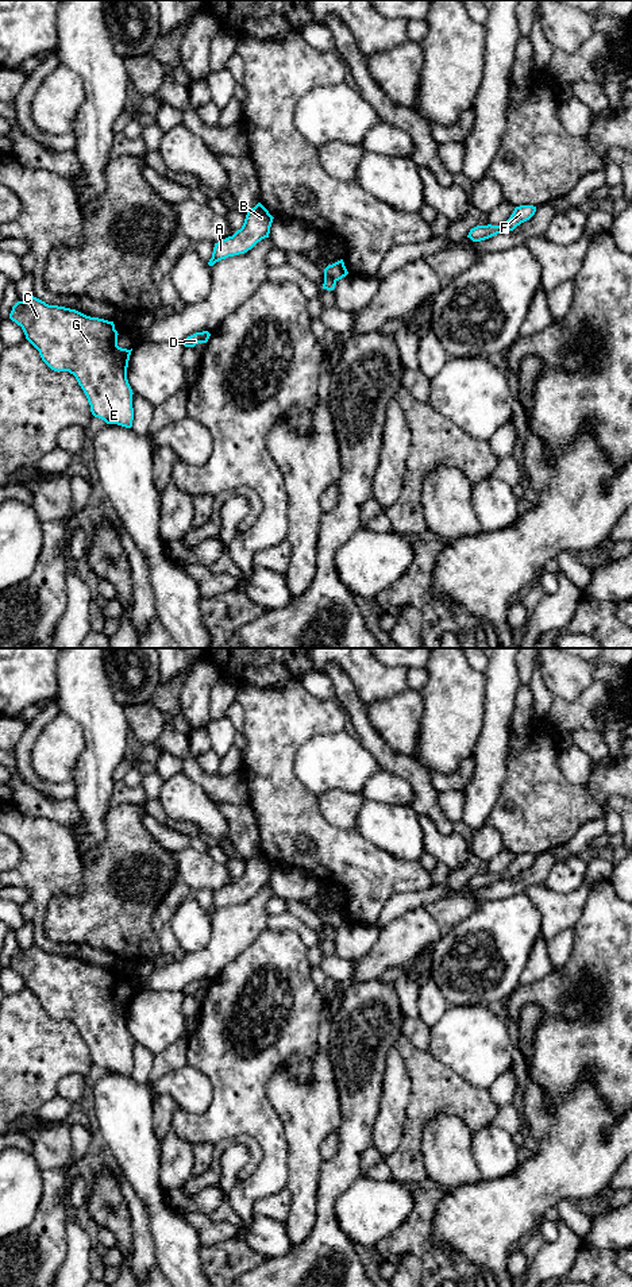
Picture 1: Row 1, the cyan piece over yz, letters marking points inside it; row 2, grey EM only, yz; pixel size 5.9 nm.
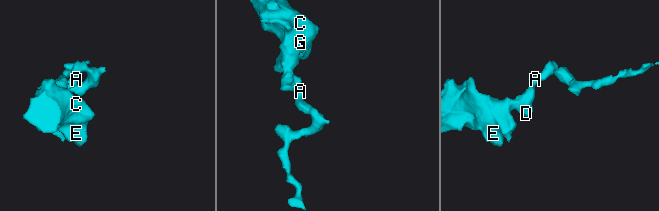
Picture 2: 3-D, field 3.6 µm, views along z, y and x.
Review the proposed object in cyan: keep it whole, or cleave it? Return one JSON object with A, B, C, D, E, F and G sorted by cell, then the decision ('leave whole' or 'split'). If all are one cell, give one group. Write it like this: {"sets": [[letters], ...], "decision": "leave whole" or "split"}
{"sets": [["A", "B", "C", "D", "E", "G"], ["F"]], "decision": "split"}

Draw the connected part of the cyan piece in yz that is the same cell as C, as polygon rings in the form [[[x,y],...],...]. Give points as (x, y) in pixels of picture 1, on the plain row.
[[[31,945],[18,949],[9,967],[22,975],[26,987],[39,999],[42,1009],[54,1020],[69,1020],[84,1039],[90,1060],[107,1072],[132,1075],[132,1037],[127,1028],[131,998],[117,994],[113,970],[86,964],[76,957],[49,953]]]

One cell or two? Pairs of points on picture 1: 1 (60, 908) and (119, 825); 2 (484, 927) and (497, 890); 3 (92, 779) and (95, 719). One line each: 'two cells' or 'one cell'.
1: one cell
2: two cells
3: one cell

